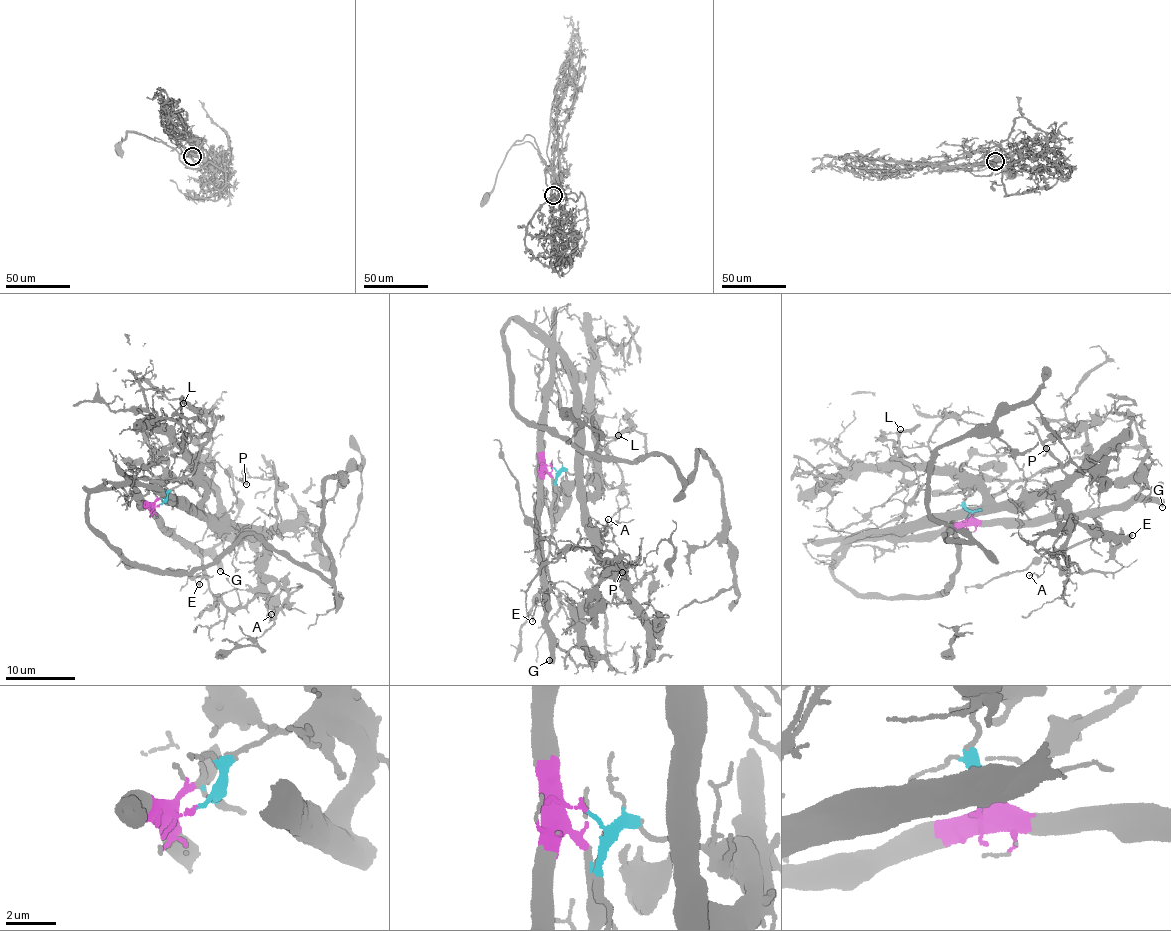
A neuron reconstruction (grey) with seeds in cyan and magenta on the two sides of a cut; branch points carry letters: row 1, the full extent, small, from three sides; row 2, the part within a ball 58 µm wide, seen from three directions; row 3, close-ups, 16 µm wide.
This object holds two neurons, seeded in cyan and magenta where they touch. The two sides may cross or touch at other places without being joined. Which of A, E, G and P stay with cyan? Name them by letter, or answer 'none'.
A, P

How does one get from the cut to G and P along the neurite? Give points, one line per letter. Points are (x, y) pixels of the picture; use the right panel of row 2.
G: (965, 519), (1018, 521), (1121, 508), (1137, 501), (1154, 499), (1163, 507)
P: (966, 519), (971, 485), (995, 502), (1046, 494), (1065, 476), (1043, 445), (1074, 430), (1062, 427), (1045, 448)

